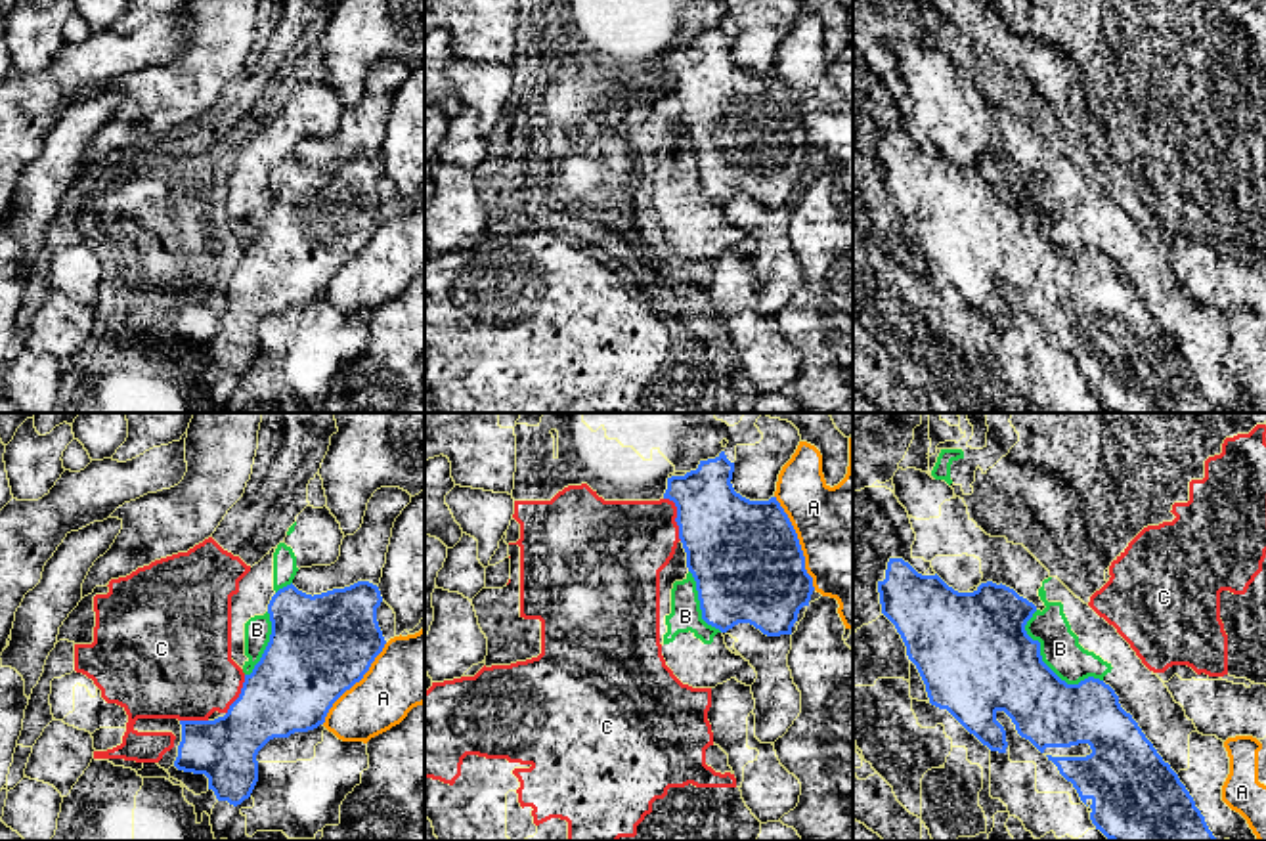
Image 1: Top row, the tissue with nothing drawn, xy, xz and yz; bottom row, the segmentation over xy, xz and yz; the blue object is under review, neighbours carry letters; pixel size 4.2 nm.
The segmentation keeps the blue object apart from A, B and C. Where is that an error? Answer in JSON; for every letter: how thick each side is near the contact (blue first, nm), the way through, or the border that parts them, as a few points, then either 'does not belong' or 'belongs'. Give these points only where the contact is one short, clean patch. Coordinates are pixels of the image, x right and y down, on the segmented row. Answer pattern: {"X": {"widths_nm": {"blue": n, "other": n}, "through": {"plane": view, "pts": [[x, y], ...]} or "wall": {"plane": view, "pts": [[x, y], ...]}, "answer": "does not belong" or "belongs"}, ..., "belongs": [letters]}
{"A": {"widths_nm": {"blue": 460, "other": 440}, "answer": "does not belong"}, "B": {"widths_nm": {"blue": 420, "other": 170}, "answer": "does not belong"}, "C": {"widths_nm": {"blue": 380, "other": 360}, "answer": "does not belong"}, "belongs": []}

